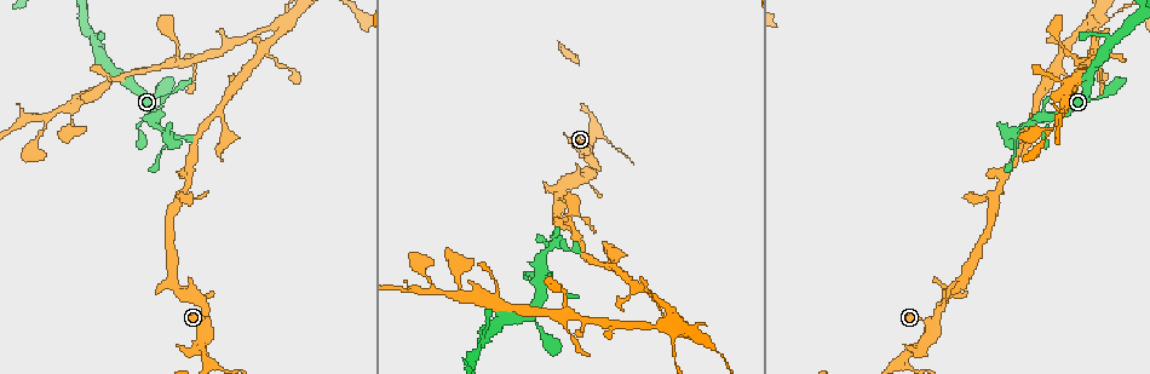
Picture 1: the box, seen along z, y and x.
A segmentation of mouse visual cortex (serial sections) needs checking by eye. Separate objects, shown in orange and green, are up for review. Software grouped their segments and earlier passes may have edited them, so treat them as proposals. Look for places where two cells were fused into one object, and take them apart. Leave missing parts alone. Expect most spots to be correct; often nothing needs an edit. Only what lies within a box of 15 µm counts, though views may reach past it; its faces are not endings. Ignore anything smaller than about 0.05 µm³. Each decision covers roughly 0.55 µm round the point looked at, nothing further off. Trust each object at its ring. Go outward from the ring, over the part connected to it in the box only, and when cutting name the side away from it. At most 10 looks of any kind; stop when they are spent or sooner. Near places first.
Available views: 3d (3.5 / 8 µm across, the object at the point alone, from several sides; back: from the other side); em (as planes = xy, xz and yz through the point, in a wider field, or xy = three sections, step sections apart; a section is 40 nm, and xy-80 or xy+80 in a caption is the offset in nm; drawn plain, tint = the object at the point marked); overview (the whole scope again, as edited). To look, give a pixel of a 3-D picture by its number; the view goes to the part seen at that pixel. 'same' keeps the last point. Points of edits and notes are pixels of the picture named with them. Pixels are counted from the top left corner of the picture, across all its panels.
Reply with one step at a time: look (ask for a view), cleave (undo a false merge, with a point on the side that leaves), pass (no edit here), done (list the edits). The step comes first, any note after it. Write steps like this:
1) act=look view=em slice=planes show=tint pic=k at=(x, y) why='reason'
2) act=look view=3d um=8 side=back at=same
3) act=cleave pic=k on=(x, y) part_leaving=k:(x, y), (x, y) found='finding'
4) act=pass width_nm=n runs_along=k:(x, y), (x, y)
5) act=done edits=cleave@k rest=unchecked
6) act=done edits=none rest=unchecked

act=look view=3d um=3.5 pic=1 at=(934, 320) why='abrupt turn'

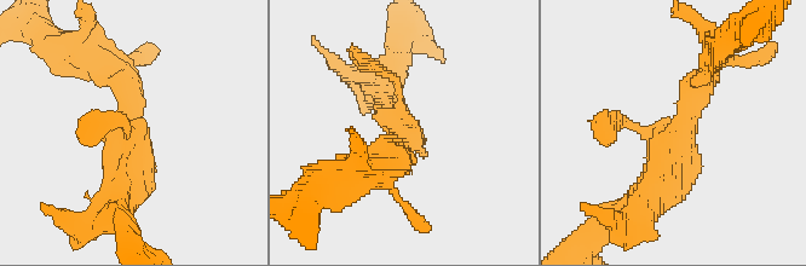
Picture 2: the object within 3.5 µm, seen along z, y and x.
act=look view=em slice=xy step=3 show=tint pic=2 at=(132, 137) why='shape alone is not enough'

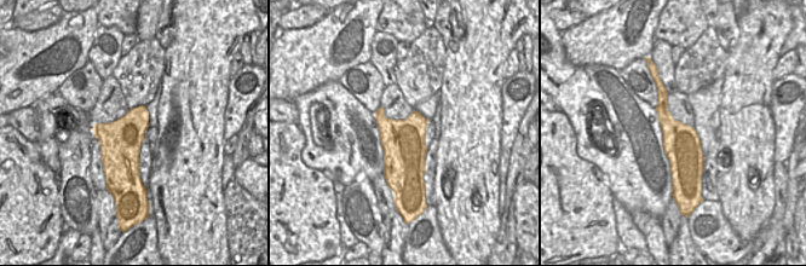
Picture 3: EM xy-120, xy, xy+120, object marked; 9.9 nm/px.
act=pass runs_along=3:(660, 86), (683, 181) found='continuous, no second cell'

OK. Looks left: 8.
act=look view=3d um=3.5 pic=1 at=(216, 110) why='arms part here'

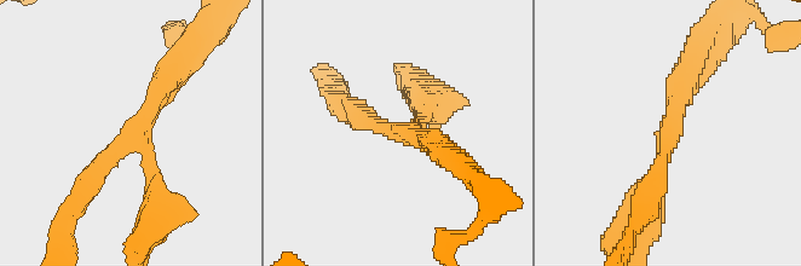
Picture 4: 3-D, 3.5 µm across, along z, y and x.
act=look view=em slice=planes show=tint pic=4 at=(132, 134) arms=3 arm_widths_nm=200,300,300 why='shape alone is not enough'

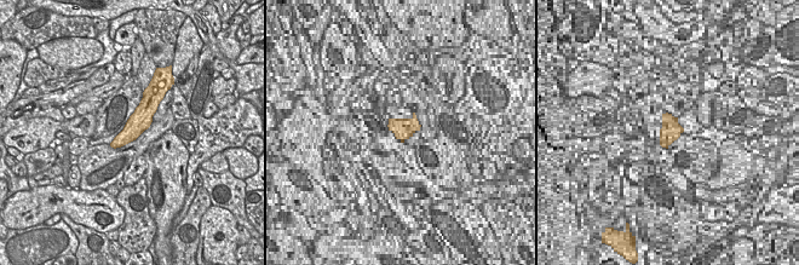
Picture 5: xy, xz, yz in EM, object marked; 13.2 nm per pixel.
act=pass runs_along=4:(80, 195), (173, 69) found='continuous, no second cell'

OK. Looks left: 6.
act=look view=3d um=3.5 pic=1 at=(265, 50) why='thin neck'

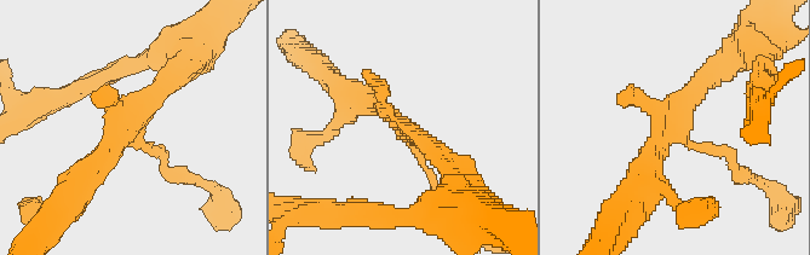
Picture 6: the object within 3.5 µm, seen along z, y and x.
act=look view=em slice=xy step=5 show=tint pic=6 at=(399, 122) why='now the EM'

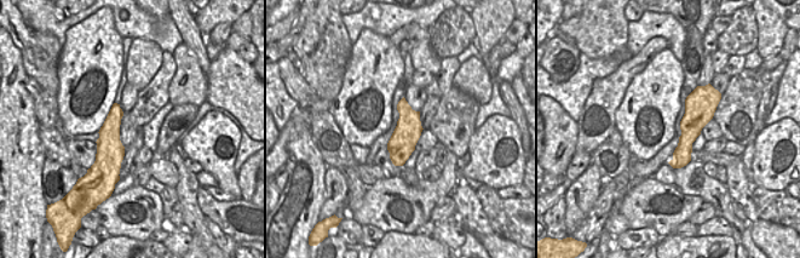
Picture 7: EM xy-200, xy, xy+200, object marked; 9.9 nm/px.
act=look view=em slice=xy step=1 show=tint at=same

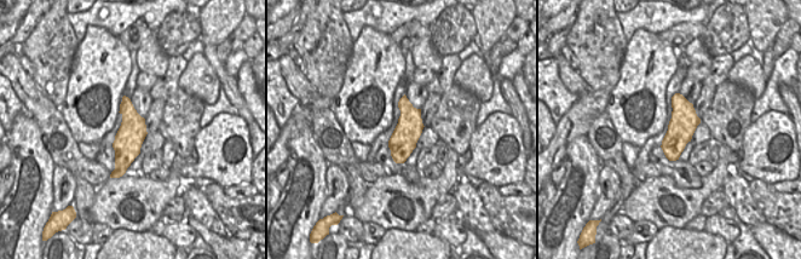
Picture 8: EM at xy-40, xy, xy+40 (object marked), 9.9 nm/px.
act=pass runs_along=6:(76, 186), (177, 75) found='all the same cell'

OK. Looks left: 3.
act=look view=3d um=3.5 pic=1 at=(166, 133) why='thick turns thin'

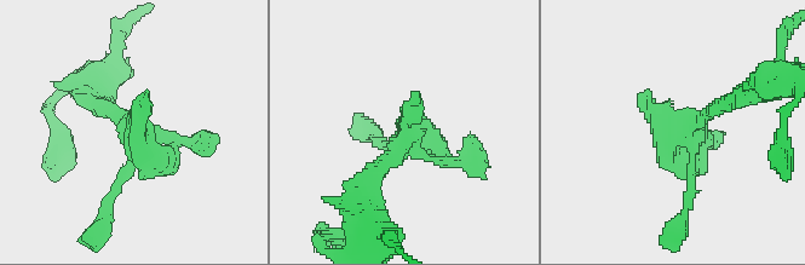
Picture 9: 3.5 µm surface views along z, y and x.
act=look view=em slice=xy step=3 show=tint pic=9 at=(135, 127)

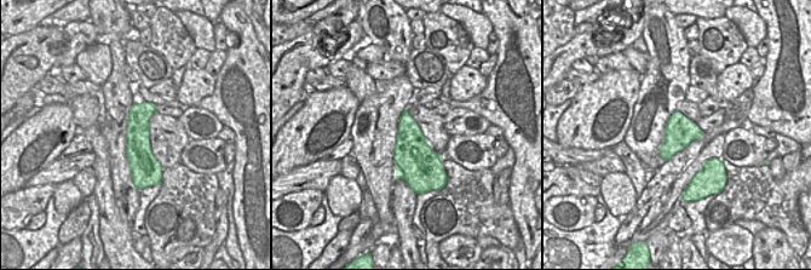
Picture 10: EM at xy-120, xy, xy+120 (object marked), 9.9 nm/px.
act=pass runs_along=10:(150, 105), (139, 116), (142, 185) found='continuous, no second cell'

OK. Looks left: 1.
act=done edits=none rest=unchecked

